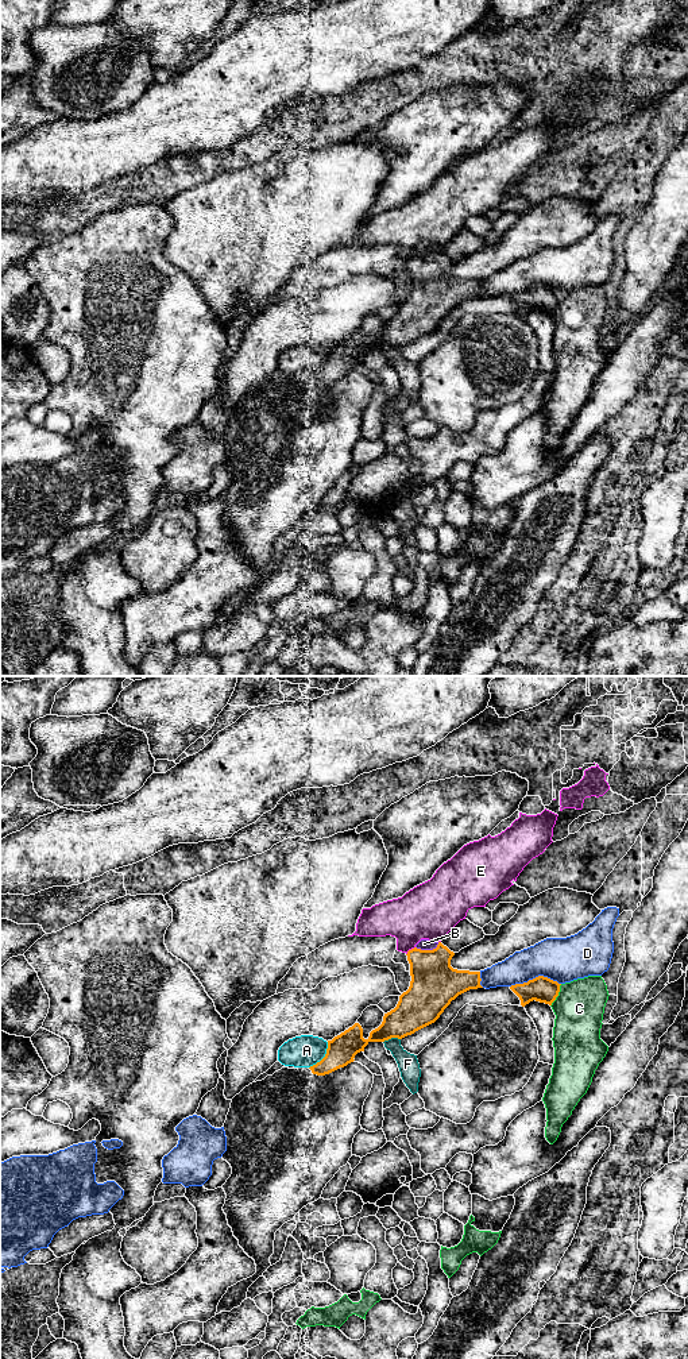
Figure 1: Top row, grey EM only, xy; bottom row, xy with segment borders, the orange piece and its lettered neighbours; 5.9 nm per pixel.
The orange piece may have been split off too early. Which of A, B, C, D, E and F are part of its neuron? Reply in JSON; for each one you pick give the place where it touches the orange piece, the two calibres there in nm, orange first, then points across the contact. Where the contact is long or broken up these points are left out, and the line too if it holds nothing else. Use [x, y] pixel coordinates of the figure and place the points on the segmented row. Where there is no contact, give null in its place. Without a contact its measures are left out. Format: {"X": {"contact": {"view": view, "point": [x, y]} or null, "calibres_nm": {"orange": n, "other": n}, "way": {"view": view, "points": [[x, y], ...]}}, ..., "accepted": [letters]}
{"B": {"contact": {"view": "xy", "point": [428, 950]}, "calibres_nm": {"orange": 280, "other": 60}, "way": {"view": "xy", "points": [[435, 983], [428, 950], [424, 944]]}}, "accepted": ["B"]}

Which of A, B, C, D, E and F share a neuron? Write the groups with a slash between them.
A / B / C / D / E / F

